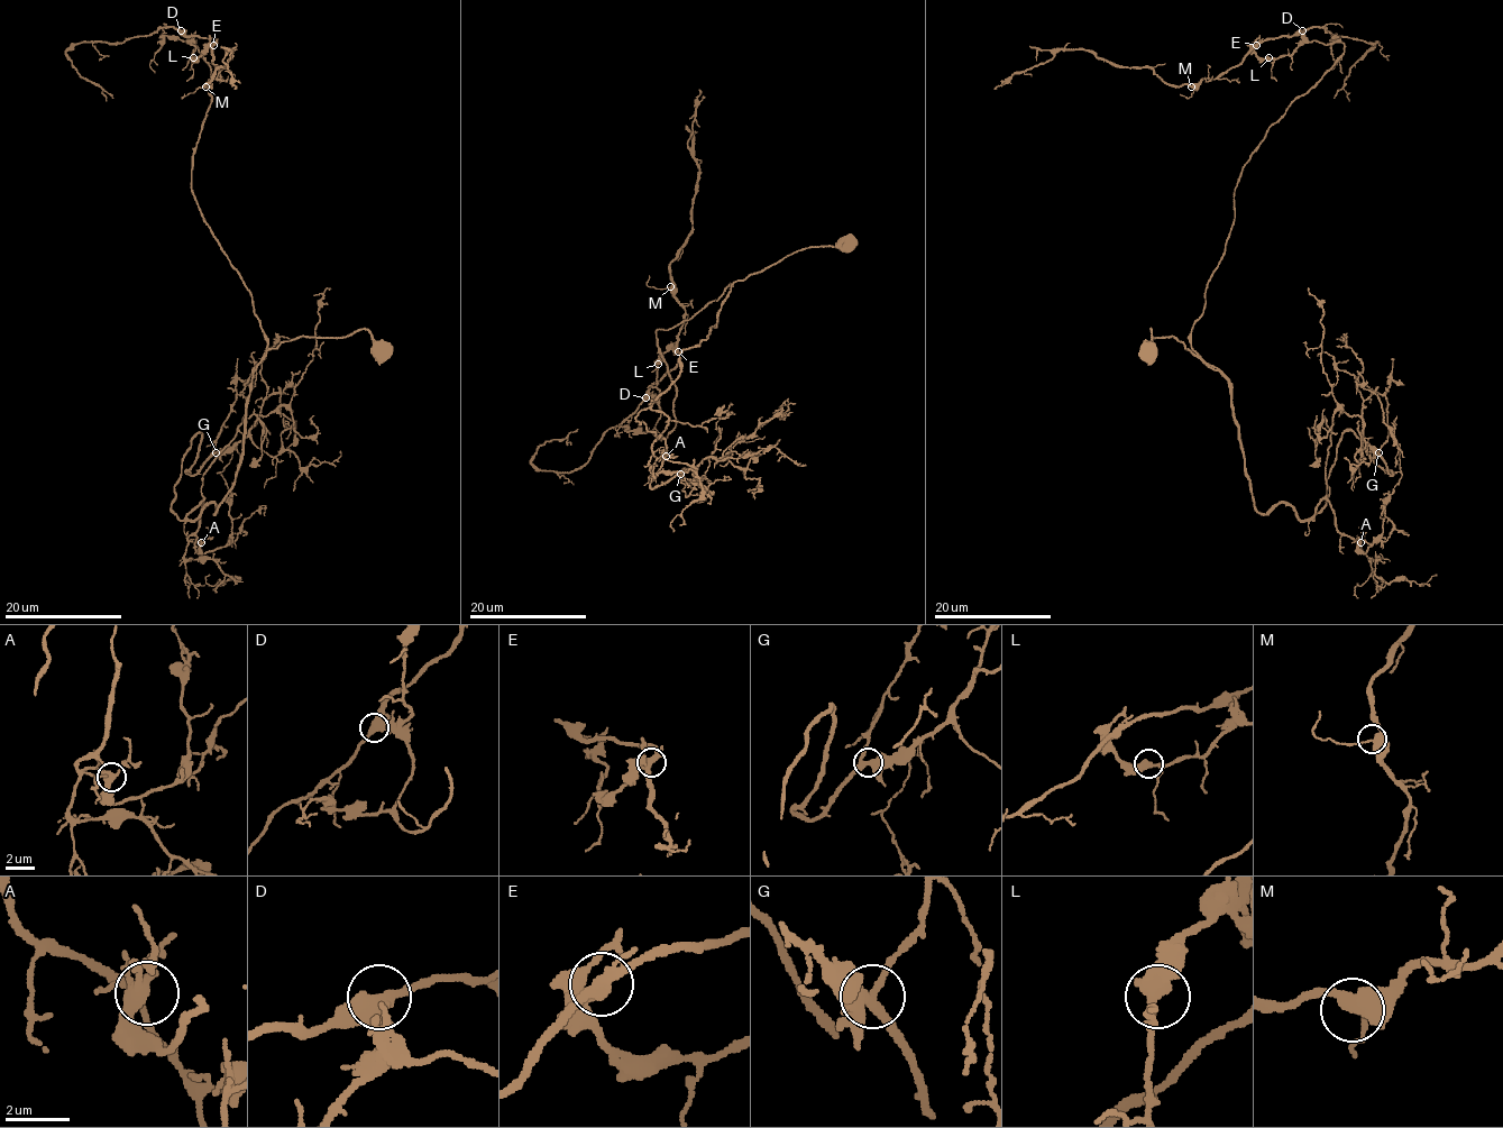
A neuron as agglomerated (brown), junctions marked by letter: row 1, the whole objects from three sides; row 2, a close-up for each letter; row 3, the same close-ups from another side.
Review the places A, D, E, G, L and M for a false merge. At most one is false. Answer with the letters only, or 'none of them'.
E

